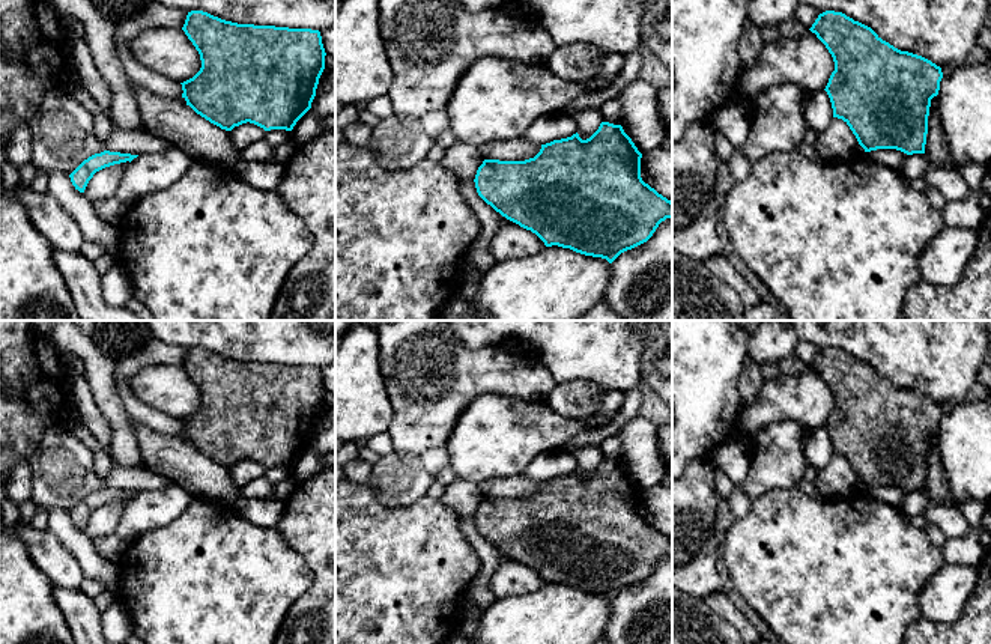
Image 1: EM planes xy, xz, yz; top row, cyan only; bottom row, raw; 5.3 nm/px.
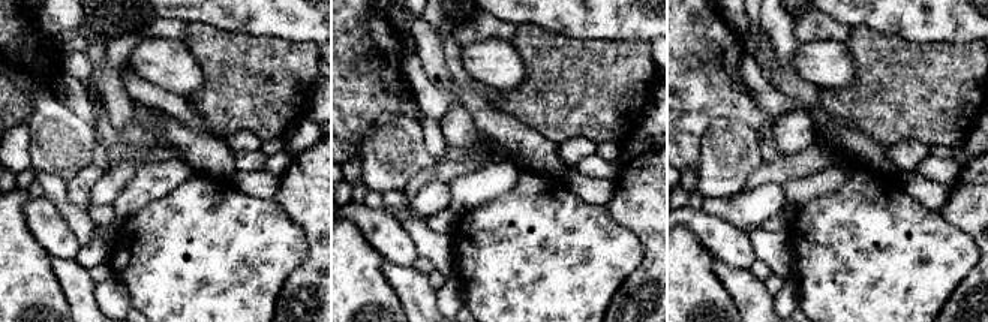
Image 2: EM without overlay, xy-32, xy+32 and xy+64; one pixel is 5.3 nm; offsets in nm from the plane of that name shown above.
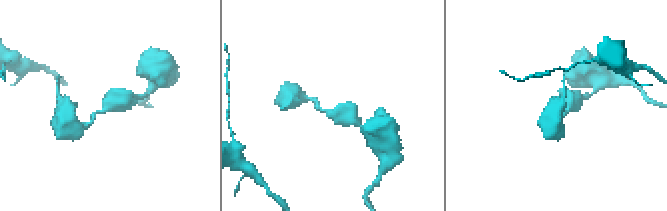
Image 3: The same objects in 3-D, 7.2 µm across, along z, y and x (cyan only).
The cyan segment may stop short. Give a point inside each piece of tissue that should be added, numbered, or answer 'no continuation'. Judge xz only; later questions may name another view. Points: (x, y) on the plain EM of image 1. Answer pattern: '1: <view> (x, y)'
no continuation

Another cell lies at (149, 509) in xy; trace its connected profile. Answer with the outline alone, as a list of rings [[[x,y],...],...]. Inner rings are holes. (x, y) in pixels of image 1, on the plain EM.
[[[176,483],[138,492],[125,504],[116,534],[123,546],[128,546],[147,531],[176,519],[192,500],[194,497]]]

